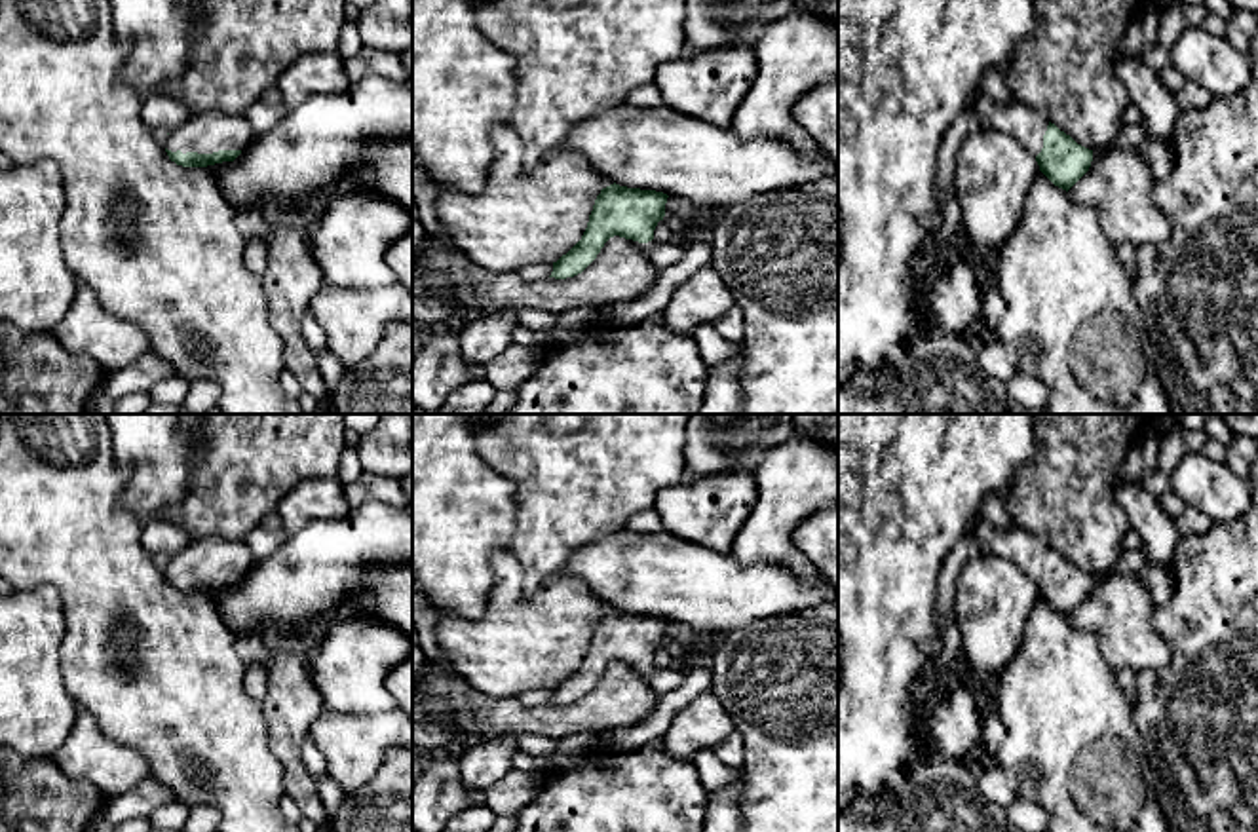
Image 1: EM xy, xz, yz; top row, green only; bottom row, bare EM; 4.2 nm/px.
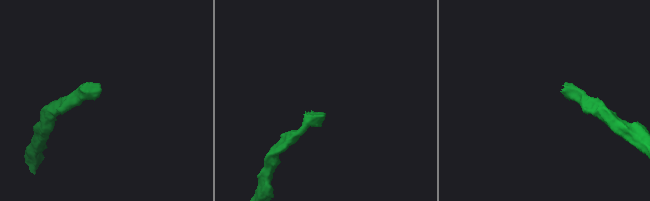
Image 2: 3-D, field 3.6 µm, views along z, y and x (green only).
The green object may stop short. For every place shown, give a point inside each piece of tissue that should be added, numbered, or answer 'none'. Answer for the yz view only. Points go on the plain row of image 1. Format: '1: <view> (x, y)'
1: yz (1013, 544)

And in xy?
1: xy (209, 557)

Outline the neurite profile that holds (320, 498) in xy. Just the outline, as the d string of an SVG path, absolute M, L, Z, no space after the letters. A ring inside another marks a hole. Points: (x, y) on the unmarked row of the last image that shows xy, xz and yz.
M334 477L302 481L277 503L281 528L289 536L312 520L336 520L348 511L344 486Z

